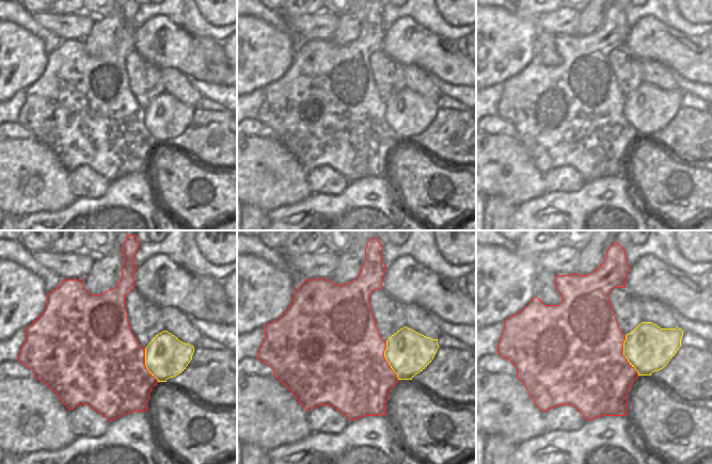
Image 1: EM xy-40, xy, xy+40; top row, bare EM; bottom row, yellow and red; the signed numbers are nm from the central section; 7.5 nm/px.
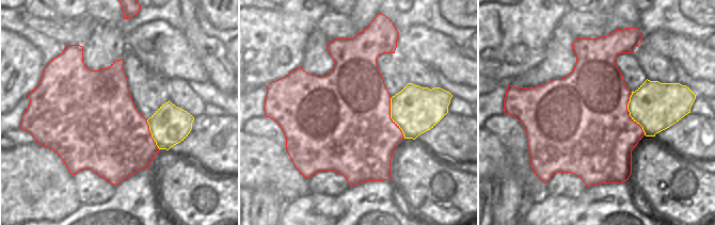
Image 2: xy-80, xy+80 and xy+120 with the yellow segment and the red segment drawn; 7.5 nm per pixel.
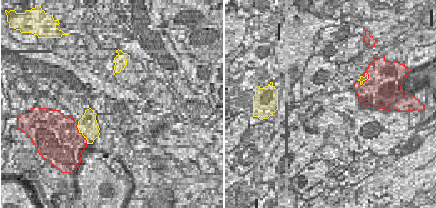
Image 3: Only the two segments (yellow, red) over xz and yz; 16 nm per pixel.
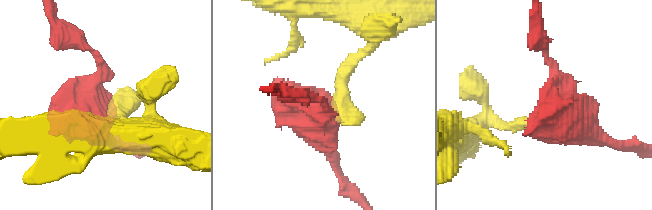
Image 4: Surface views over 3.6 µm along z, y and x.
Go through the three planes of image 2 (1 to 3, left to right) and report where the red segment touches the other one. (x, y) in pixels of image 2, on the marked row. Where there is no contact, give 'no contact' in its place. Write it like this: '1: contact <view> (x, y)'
1: contact xy-80 (152, 134)
2: contact xy+80 (391, 117)
3: contact xy+120 (630, 113)

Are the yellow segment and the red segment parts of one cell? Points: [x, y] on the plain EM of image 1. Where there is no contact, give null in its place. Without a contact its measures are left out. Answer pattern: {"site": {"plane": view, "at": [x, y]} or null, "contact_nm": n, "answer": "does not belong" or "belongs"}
{"site": {"plane": "xy+40", "at": [623, 115]}, "contact_nm": 320, "answer": "does not belong"}

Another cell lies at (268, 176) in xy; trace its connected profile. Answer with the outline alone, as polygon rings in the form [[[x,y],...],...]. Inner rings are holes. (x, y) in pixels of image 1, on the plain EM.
[[[237,134],[237,201],[241,205],[255,205],[266,213],[285,205],[296,205],[312,194],[305,180],[306,176],[305,169],[274,137]]]

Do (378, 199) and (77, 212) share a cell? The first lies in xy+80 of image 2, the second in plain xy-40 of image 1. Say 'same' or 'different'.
same

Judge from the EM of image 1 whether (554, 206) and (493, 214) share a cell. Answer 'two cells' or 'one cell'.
two cells

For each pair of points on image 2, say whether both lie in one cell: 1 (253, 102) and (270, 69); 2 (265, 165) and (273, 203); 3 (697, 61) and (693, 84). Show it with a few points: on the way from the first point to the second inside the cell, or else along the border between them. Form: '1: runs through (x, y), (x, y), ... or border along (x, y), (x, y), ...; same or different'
1: border along (266, 84), (250, 90); different
2: border along (253, 190), (273, 188), (286, 202); different
3: border along (676, 62), (693, 78), (700, 78), (703, 81); different

